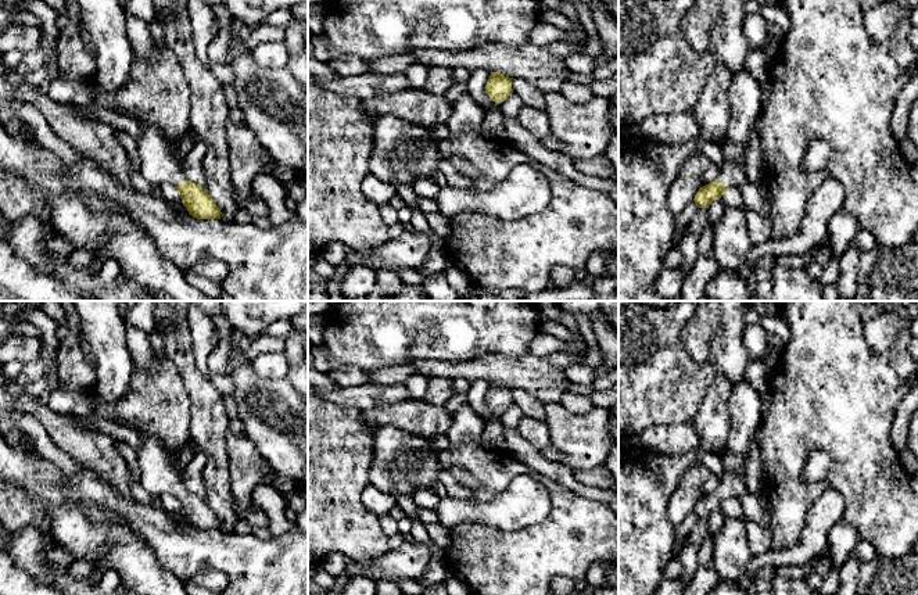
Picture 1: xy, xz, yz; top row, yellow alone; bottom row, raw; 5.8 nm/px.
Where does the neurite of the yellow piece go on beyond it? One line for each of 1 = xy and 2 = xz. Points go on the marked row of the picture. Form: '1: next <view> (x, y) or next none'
1: next xy (157, 164)
2: next xz (486, 101)

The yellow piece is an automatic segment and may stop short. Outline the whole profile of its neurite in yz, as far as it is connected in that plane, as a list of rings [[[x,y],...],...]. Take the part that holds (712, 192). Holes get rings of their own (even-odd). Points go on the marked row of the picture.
[[[725,159],[718,166],[717,179],[700,187],[693,201],[699,208],[709,208],[709,205],[720,200],[724,193],[739,189],[746,180],[745,165]]]

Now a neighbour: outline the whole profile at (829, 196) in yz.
[[[833,176],[824,179],[811,193],[802,214],[802,225],[796,234],[782,240],[753,244],[746,255],[745,266],[754,268],[761,257],[803,255],[815,248],[828,234],[831,216],[845,208],[846,191]]]

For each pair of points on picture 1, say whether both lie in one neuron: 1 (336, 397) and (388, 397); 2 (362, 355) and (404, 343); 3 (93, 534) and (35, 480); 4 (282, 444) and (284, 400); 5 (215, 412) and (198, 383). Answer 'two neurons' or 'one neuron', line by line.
1: one neuron
2: one neuron
3: one neuron
4: one neuron
5: one neuron

